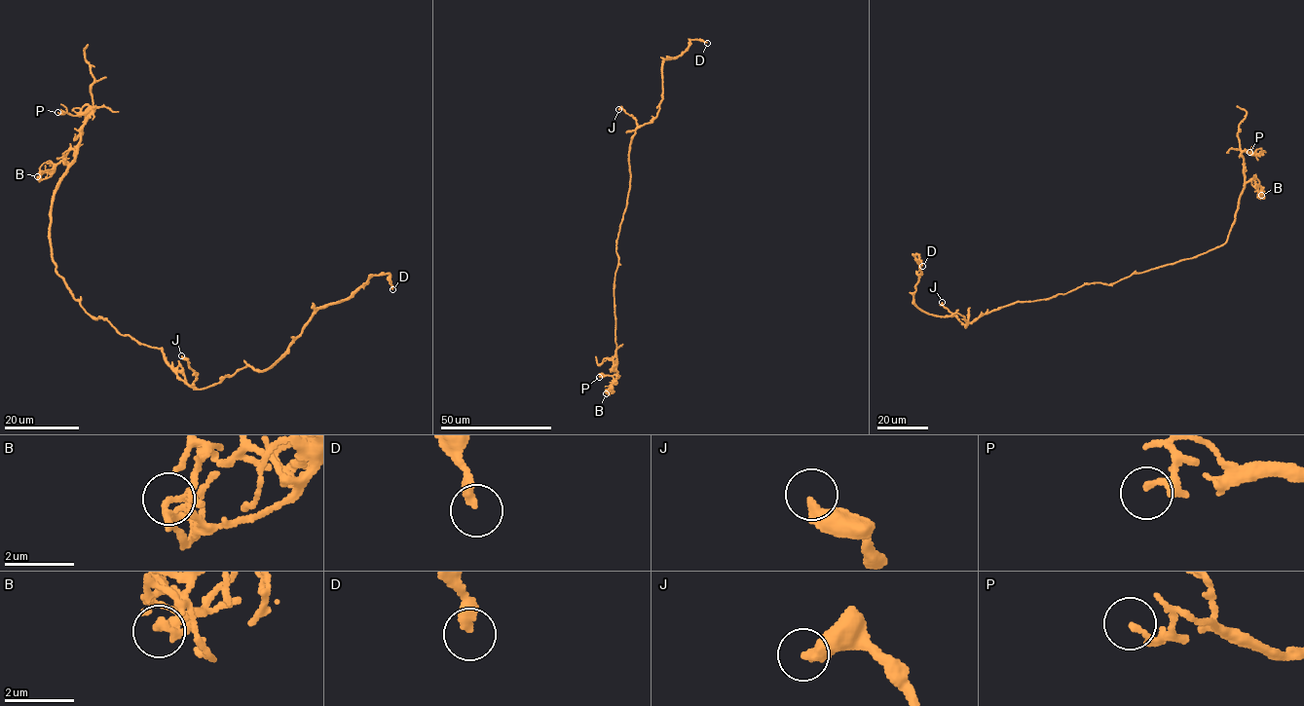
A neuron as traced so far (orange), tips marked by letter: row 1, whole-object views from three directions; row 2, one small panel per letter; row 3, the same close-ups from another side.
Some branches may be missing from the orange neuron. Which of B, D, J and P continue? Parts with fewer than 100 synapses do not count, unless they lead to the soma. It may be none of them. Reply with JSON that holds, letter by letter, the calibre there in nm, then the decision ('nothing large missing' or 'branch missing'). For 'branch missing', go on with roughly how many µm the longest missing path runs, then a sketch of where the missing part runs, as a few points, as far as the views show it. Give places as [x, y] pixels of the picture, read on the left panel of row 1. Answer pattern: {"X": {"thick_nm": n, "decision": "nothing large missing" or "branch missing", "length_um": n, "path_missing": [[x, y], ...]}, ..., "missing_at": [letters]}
{"B": {"thick_nm": 280, "decision": "nothing large missing"}, "D": {"thick_nm": 320, "decision": "nothing large missing"}, "J": {"thick_nm": 400, "decision": "nothing large missing"}, "P": {"thick_nm": 120, "decision": "nothing large missing"}, "missing_at": []}

